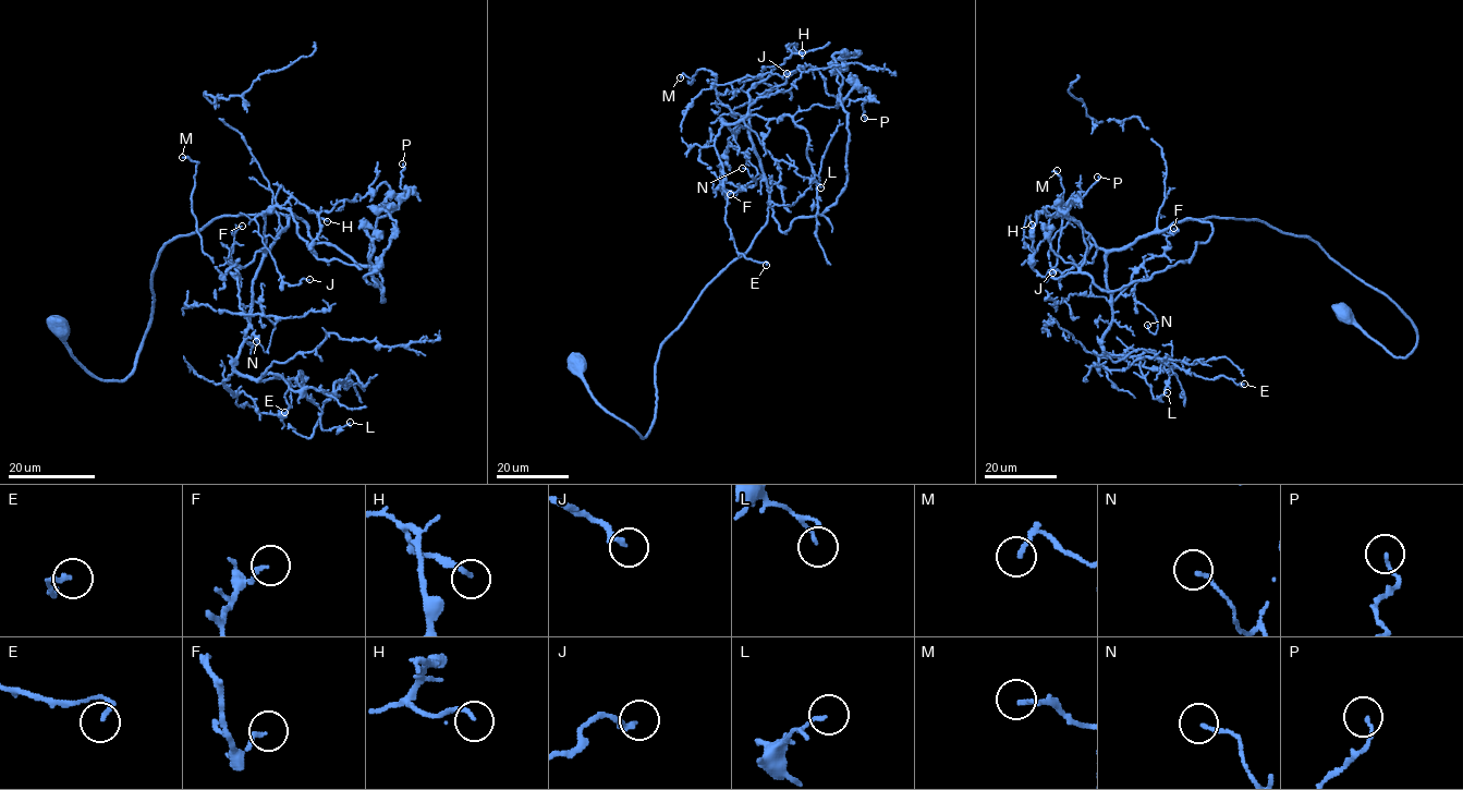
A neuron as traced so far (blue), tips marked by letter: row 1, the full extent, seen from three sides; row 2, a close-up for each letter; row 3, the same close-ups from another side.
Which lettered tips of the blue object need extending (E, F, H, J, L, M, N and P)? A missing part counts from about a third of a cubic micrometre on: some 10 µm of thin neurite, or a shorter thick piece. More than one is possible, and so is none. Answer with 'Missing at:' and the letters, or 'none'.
Missing at: M

